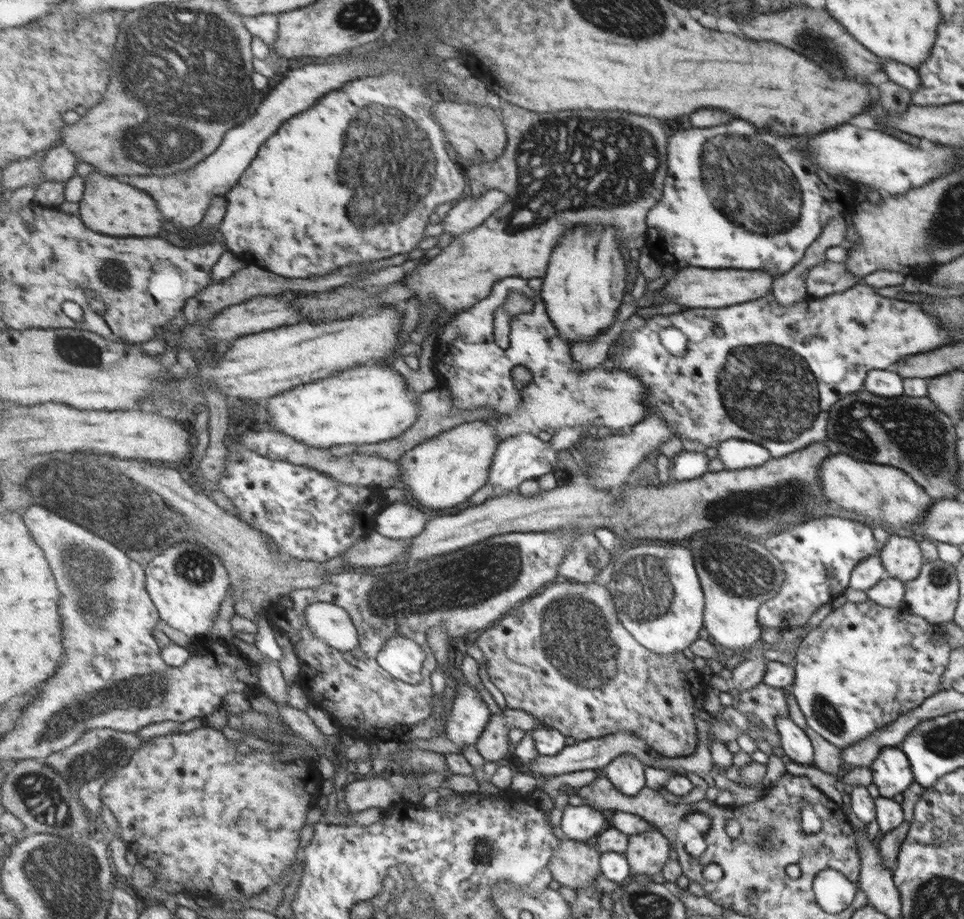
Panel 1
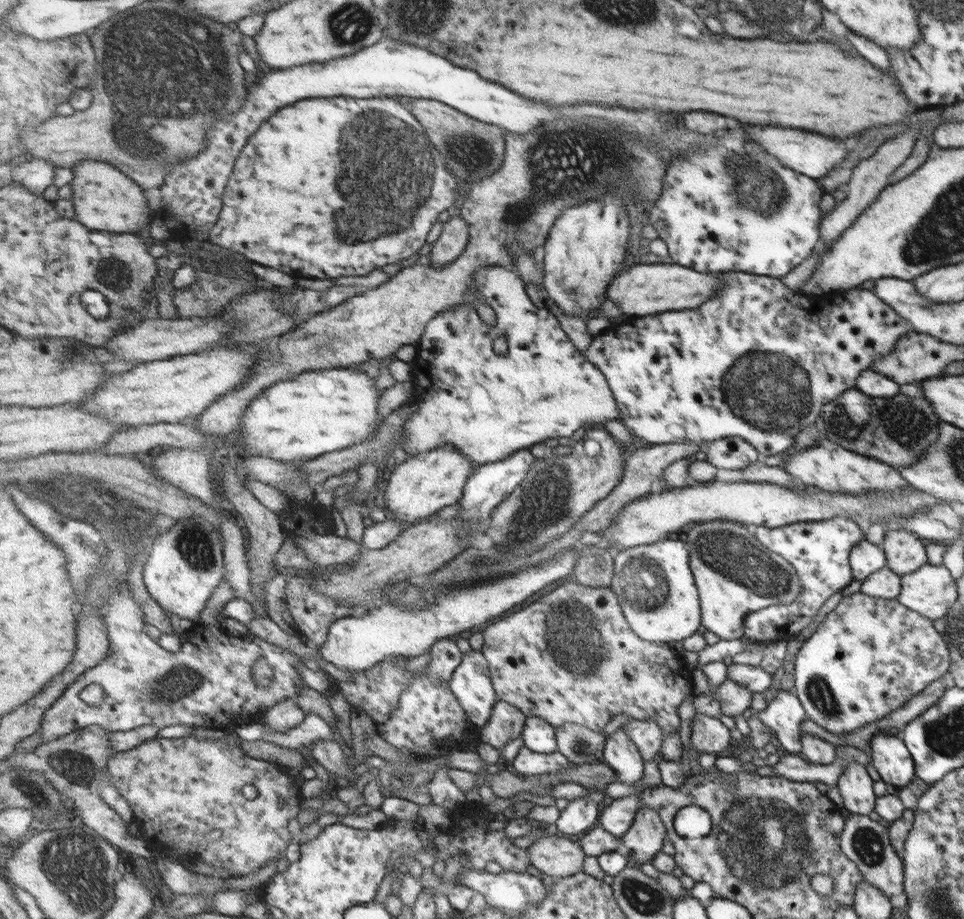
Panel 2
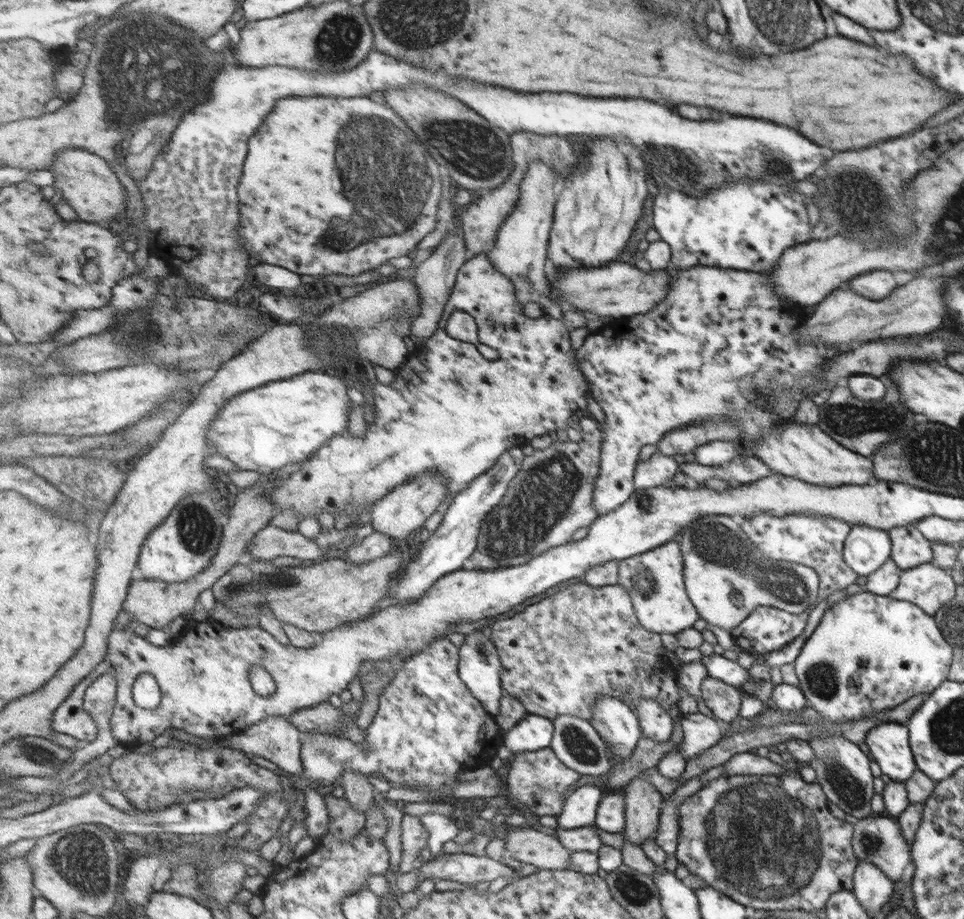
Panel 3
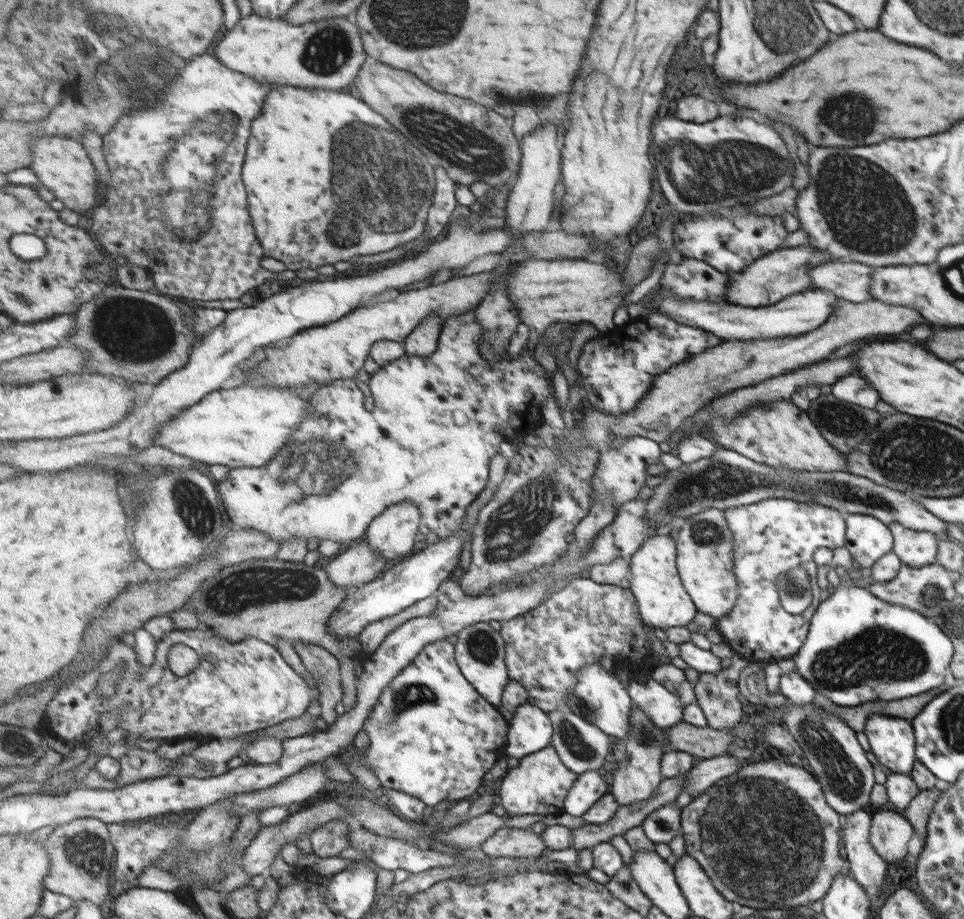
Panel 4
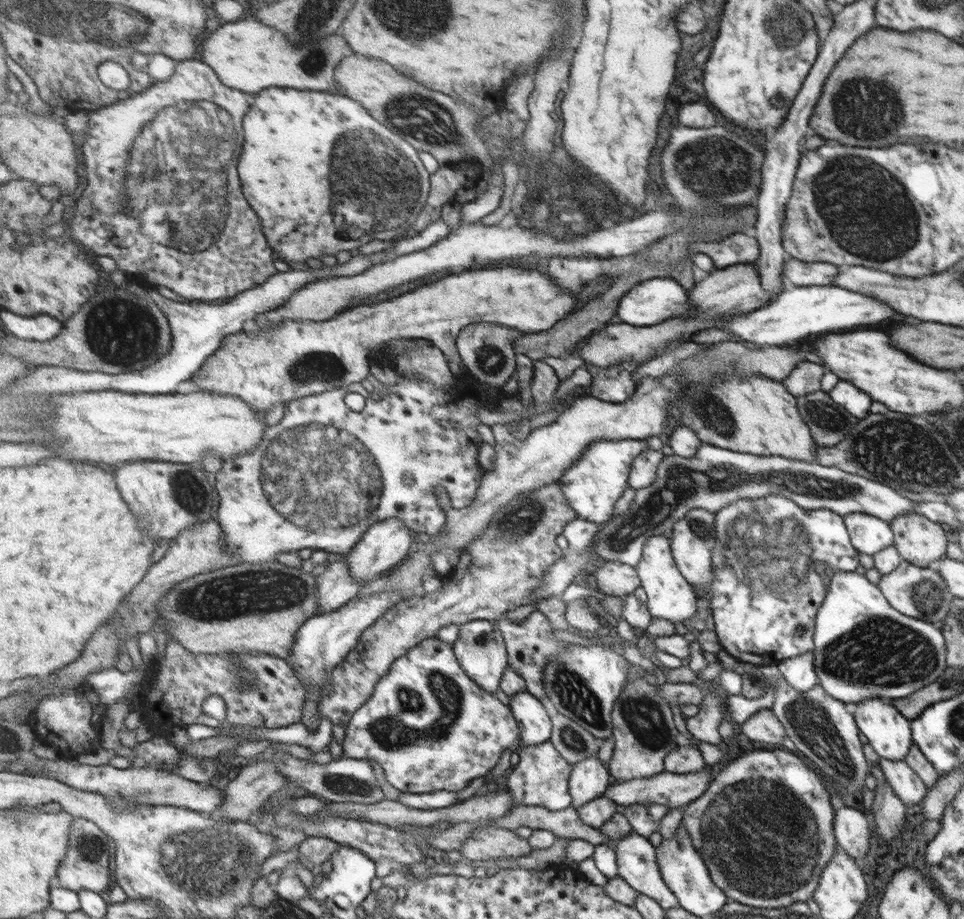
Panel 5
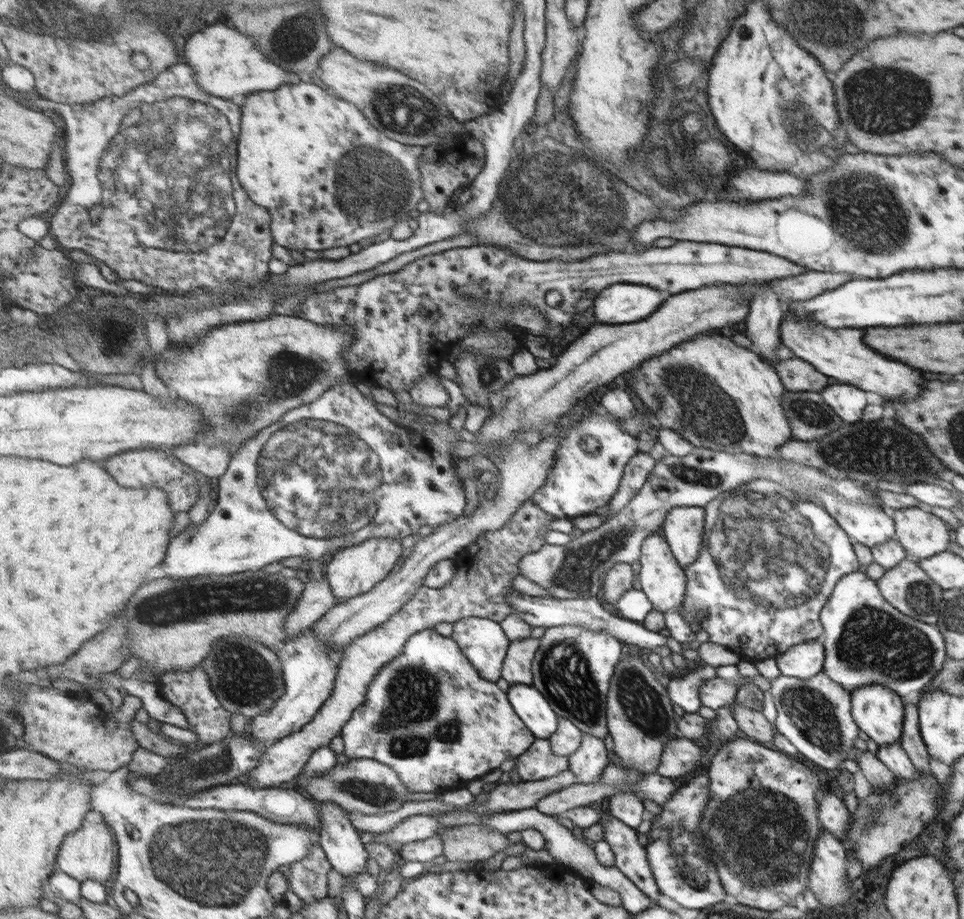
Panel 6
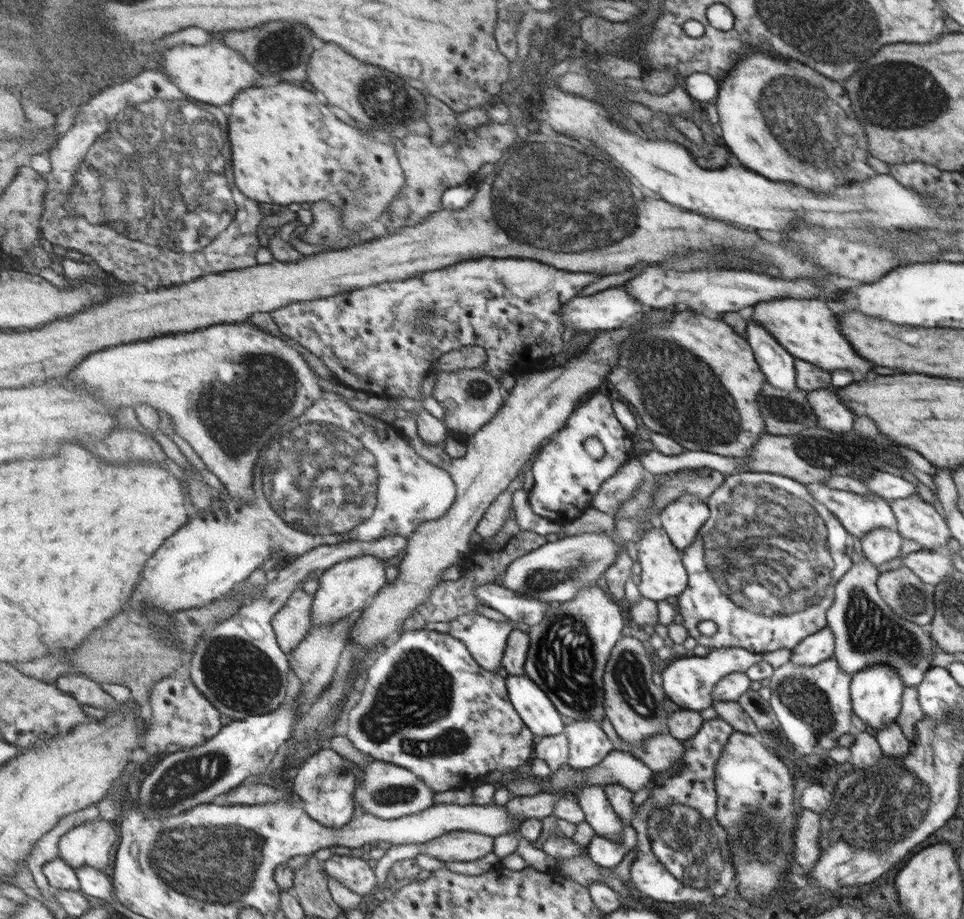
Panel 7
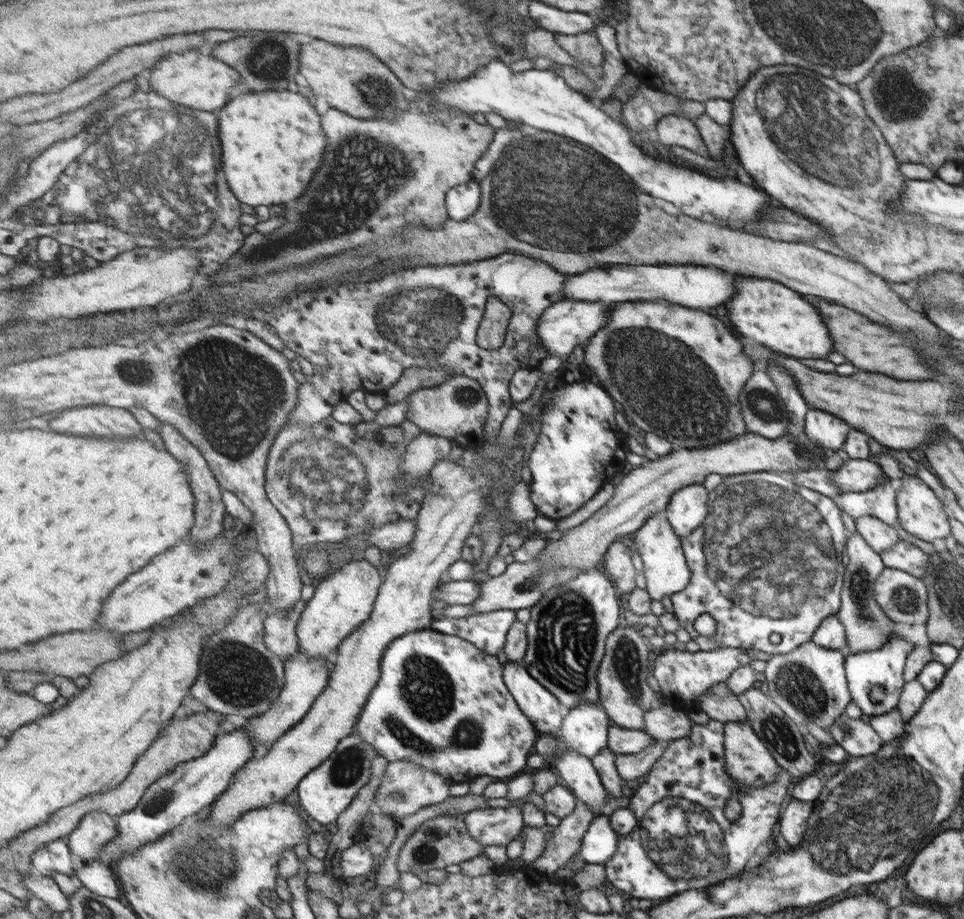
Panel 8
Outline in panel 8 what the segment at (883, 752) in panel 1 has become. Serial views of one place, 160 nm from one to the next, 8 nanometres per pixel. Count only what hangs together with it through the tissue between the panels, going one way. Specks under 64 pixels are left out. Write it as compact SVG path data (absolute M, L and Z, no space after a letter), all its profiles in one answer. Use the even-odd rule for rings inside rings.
M900 635L891 636L882 644L882 647L870 651L849 653L849 650L844 650L846 685L851 700L855 701L862 714L869 717L882 715L897 707L899 690L902 690L901 686L904 686L903 680L901 680L901 670L903 670L903 662L907 658L905 654L909 654L911 650L913 650L913 644ZM872 686L881 686L885 689L885 696L880 702L873 703L867 696L867 692Z

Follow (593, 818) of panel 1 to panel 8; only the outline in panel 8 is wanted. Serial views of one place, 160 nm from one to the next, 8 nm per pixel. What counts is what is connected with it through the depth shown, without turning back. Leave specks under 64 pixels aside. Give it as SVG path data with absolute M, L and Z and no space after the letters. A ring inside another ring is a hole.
M577 703L571 710L566 710L565 715L557 734L564 747L576 750L589 760L607 747L609 718L600 703Z

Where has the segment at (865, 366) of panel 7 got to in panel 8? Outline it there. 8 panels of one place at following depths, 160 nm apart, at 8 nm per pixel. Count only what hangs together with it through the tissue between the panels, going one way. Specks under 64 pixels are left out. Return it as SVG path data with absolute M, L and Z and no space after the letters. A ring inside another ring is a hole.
M739 276L734 282L734 292L724 307L731 326L740 332L740 336L752 338L772 352L800 361L823 358L831 352L831 340L821 324L818 308L794 289L779 284L779 281Z

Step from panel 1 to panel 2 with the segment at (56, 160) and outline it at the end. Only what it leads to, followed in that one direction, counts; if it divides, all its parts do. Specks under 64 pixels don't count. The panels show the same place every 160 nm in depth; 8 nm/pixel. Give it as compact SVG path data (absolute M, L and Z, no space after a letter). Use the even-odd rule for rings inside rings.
M28 159L13 168L10 180L21 183L34 193L41 194L45 188L55 184L55 166L46 160Z

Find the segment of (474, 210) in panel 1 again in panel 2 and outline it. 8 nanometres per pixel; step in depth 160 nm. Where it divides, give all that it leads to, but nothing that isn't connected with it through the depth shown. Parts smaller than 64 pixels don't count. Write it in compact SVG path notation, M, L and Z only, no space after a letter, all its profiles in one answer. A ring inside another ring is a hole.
M457 215L444 223L438 239L432 243L429 264L441 268L463 254L470 239L470 228L463 217Z

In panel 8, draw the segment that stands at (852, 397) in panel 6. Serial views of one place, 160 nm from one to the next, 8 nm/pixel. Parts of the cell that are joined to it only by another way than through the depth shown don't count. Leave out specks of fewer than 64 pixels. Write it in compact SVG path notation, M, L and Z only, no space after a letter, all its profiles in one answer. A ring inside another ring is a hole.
M809 407L804 417L804 433L821 448L837 451L842 450L842 444L850 433L850 426L830 413Z

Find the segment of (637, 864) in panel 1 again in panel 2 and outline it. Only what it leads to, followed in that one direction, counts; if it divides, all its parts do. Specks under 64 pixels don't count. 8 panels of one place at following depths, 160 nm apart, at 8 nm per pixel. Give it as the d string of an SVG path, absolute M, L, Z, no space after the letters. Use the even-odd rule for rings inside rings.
M643 805L634 814L629 830L620 837L626 858L635 864L651 862L662 850L666 828L655 809Z

